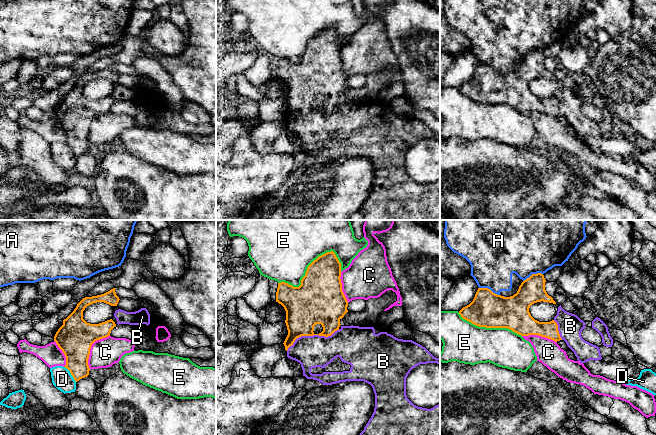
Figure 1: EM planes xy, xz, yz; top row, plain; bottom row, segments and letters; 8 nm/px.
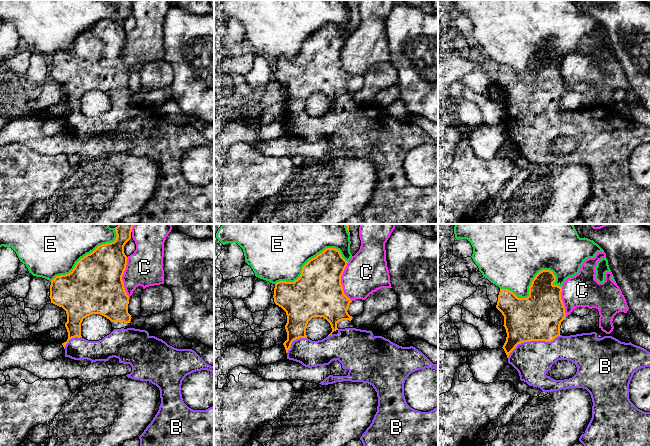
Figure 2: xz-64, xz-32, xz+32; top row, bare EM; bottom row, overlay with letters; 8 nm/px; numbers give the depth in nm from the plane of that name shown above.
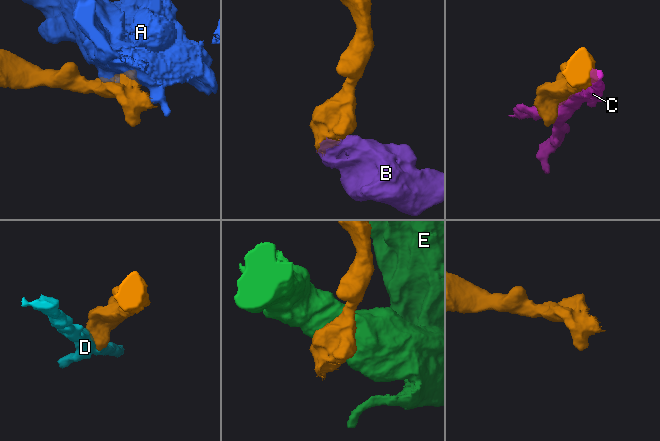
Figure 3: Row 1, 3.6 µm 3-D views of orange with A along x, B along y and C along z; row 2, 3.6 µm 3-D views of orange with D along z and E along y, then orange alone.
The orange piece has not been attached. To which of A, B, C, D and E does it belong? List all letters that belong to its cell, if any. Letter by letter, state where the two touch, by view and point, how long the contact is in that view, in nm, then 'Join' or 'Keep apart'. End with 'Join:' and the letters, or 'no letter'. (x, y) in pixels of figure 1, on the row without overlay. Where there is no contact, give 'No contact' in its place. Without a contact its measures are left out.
A: Touches orange at yz (489, 65). Shared border 180 nm. Keep apart
B: Touches orange at xz (312, 111). Shared border 460 nm. Join
C: Touches orange at xy (90, 124). Shared border 320 nm. Keep apart
D: Touches orange at xy (71, 150). Shared border 160 nm. Keep apart
E: Touches orange at xz (307, 44). Shared border 550 nm. Keep apart
Join: B

